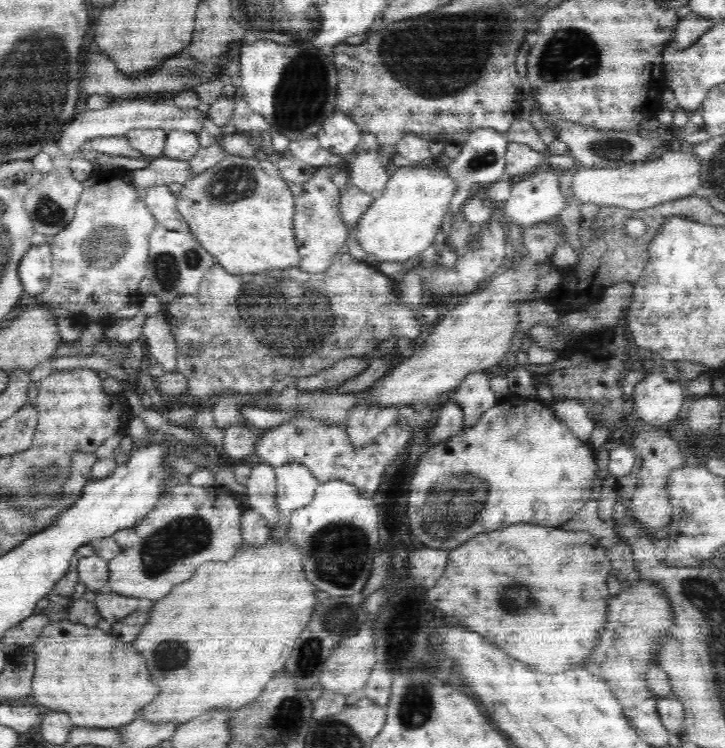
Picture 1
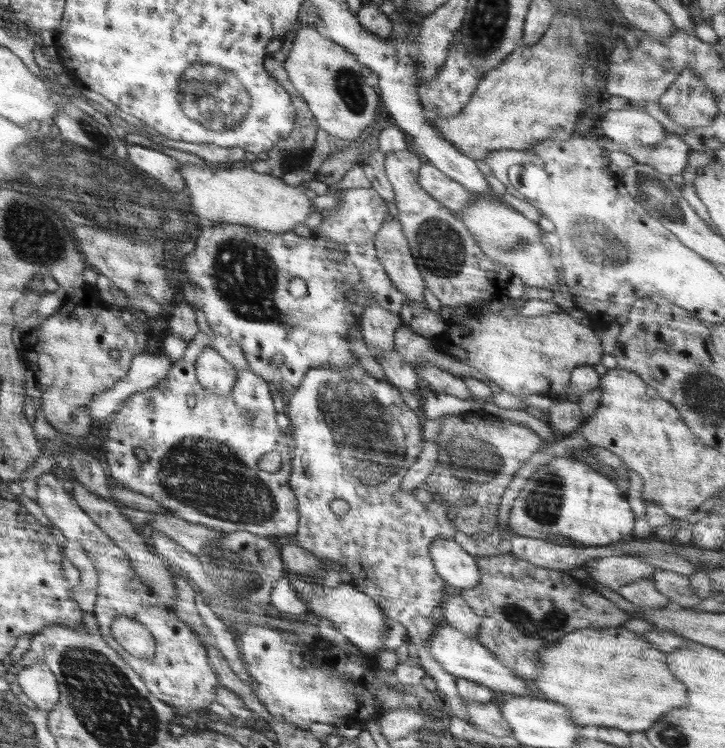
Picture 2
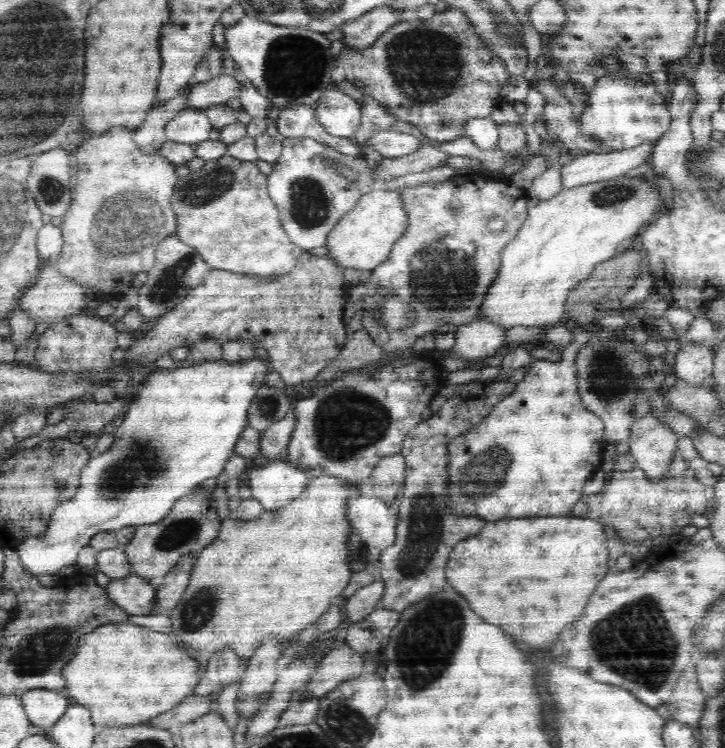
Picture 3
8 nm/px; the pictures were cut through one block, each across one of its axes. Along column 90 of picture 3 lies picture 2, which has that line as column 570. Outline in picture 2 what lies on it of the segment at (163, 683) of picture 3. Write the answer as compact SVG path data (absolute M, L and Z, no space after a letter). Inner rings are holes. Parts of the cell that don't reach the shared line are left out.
M623 626L576 629L539 650L540 676L530 679L530 684L542 698L564 704L578 726L644 732L662 714L686 704L686 686L668 672L665 656L643 635Z

